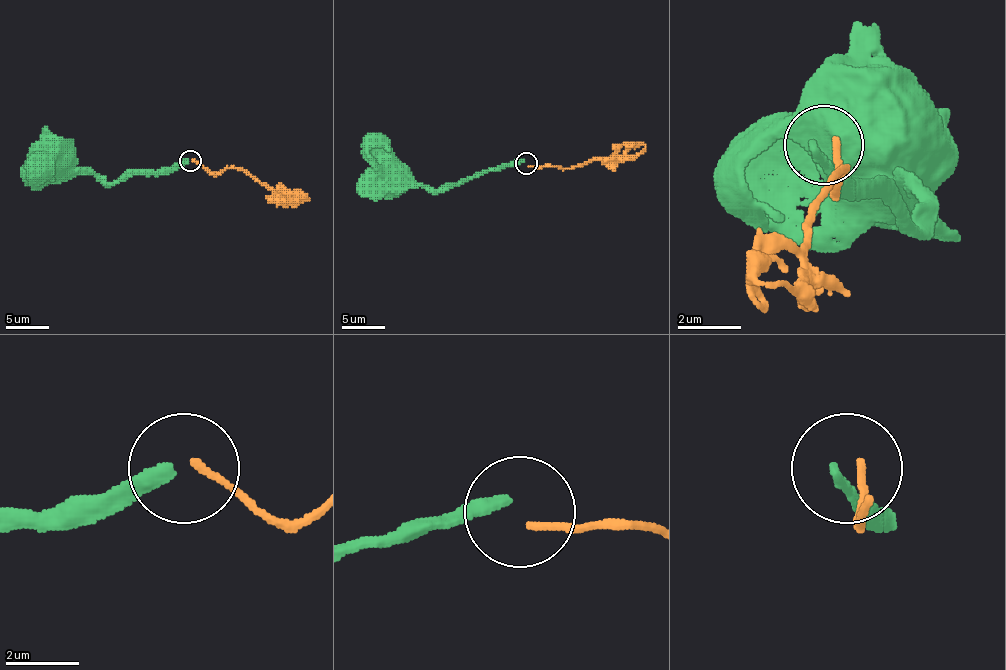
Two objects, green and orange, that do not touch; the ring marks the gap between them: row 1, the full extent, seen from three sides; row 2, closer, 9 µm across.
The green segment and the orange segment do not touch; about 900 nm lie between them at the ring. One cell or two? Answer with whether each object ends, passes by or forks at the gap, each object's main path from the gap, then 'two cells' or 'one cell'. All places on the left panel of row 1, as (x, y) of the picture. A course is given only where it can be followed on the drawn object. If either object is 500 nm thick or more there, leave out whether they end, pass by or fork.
green ends | orange ends | green via (188, 161), (157, 172), (140, 172), (114, 183), (97, 178), (90, 172), (71, 172), (56, 157) | orange via (192, 161), (212, 172), (238, 168), (281, 196), (309, 200) | two cells

